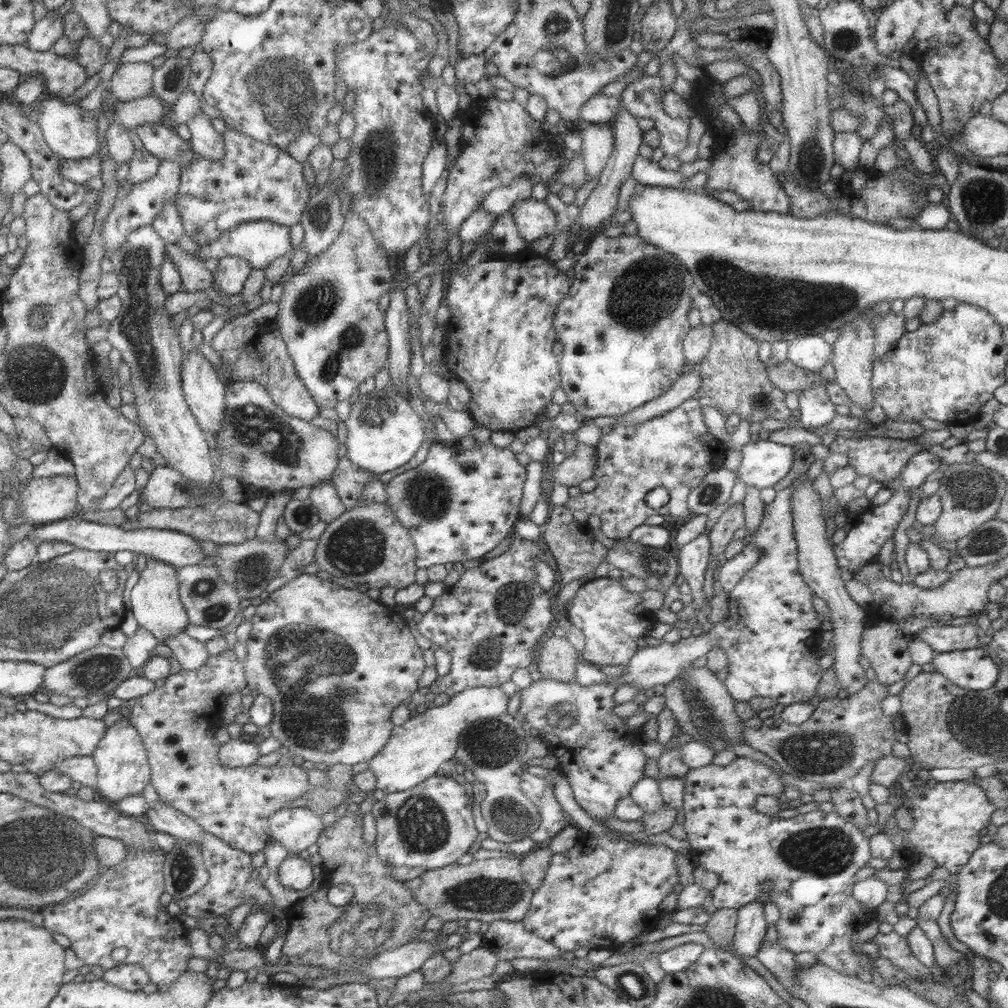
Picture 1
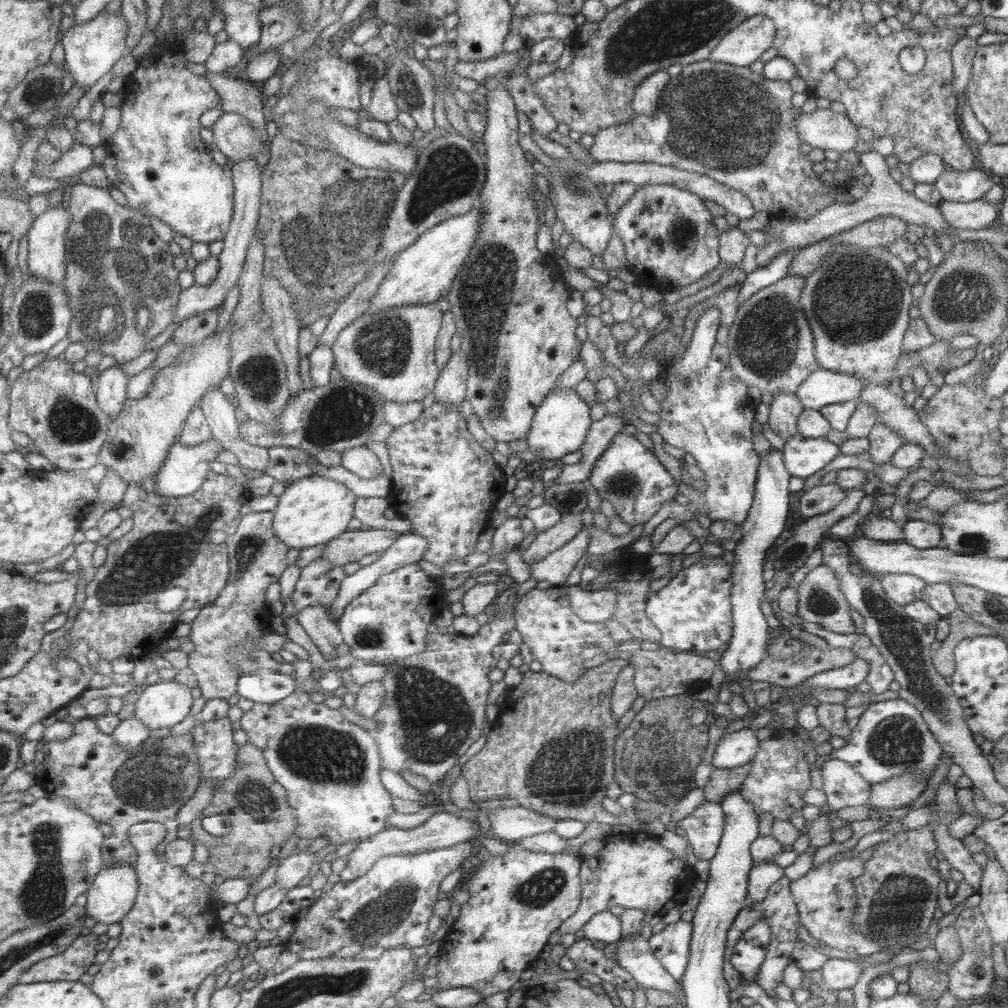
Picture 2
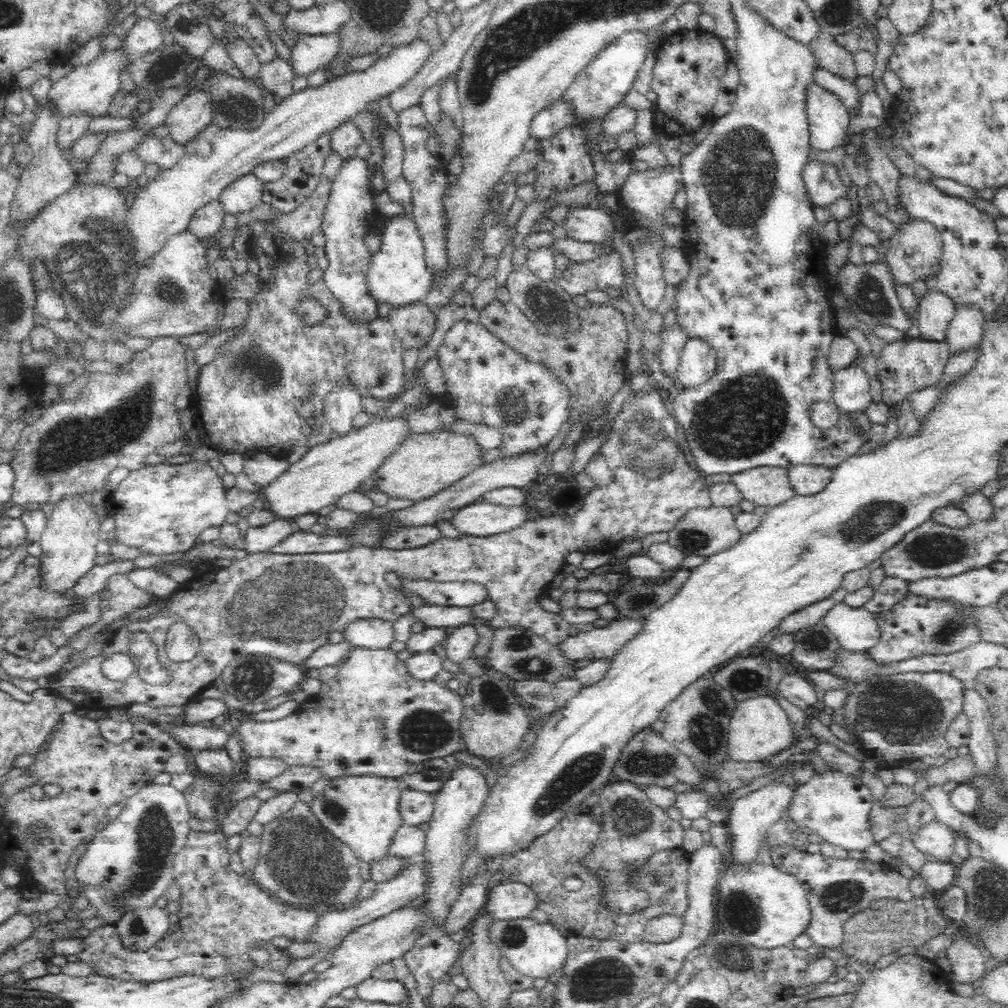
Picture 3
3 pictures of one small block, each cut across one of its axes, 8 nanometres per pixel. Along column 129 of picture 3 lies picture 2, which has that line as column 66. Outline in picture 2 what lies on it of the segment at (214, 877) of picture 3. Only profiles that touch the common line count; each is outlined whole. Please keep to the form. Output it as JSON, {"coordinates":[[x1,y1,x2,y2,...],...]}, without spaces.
{"coordinates":[[79,935,65,952,51,956,29,968,21,976,20,982,33,984,41,981,79,981,95,962,99,949,100,941,97,935]]}

